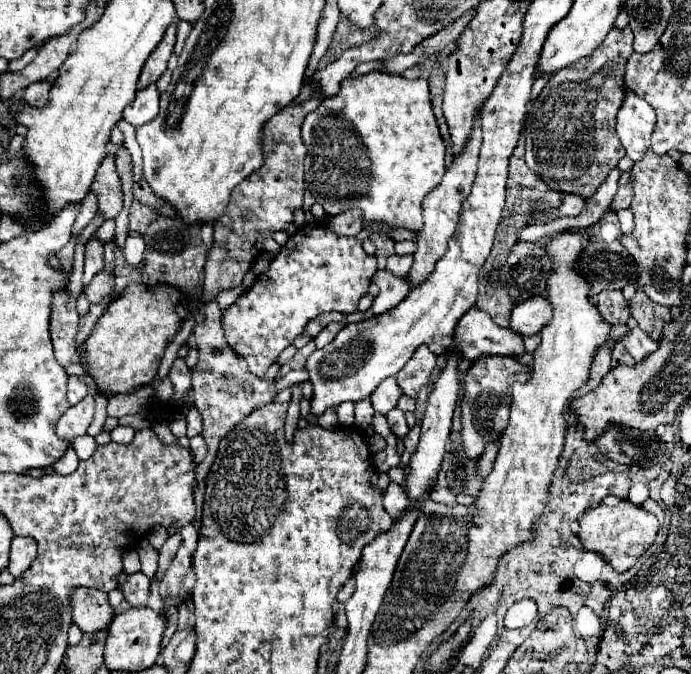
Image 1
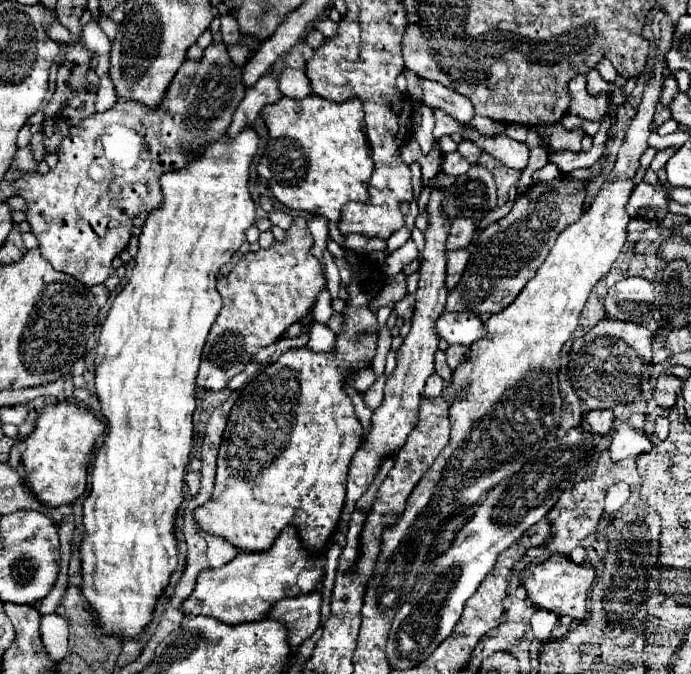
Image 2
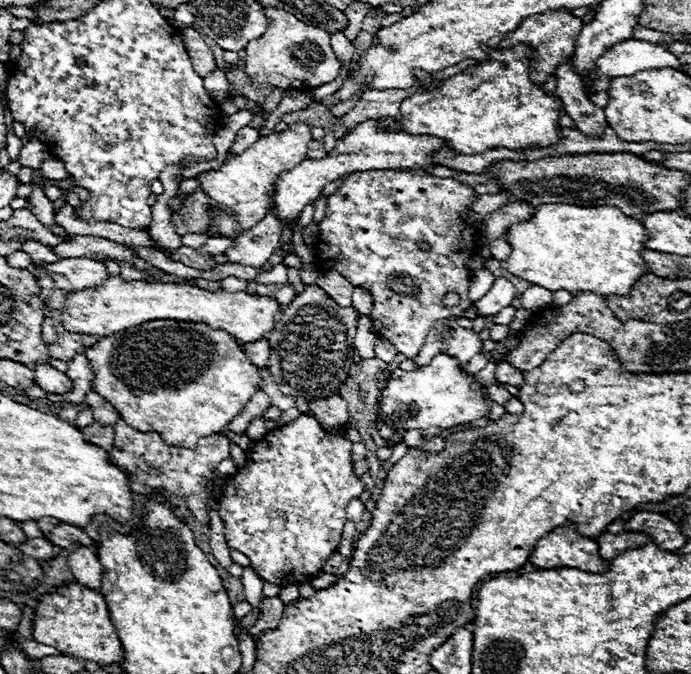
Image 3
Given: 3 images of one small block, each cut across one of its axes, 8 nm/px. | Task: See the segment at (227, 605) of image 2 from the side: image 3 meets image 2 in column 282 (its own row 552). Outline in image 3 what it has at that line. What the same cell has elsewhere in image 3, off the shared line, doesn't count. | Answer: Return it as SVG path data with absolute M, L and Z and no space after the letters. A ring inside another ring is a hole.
M558 528L540 538L530 552L528 562L536 568L570 566L588 572L604 572L610 566L608 560L600 558L596 540L580 536L572 528Z

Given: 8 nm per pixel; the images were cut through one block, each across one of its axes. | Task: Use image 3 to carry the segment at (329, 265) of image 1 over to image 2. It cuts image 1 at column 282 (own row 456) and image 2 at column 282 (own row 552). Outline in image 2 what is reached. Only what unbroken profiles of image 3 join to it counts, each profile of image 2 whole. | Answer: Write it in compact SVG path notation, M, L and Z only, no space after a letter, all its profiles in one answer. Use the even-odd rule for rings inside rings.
M298 216L286 230L286 242L274 242L268 250L248 252L228 276L216 280L222 296L222 310L208 334L202 350L196 384L204 390L222 390L232 376L242 372L262 346L274 344L282 332L298 322L314 306L318 292L326 286L318 258L310 252L314 246L306 218Z

